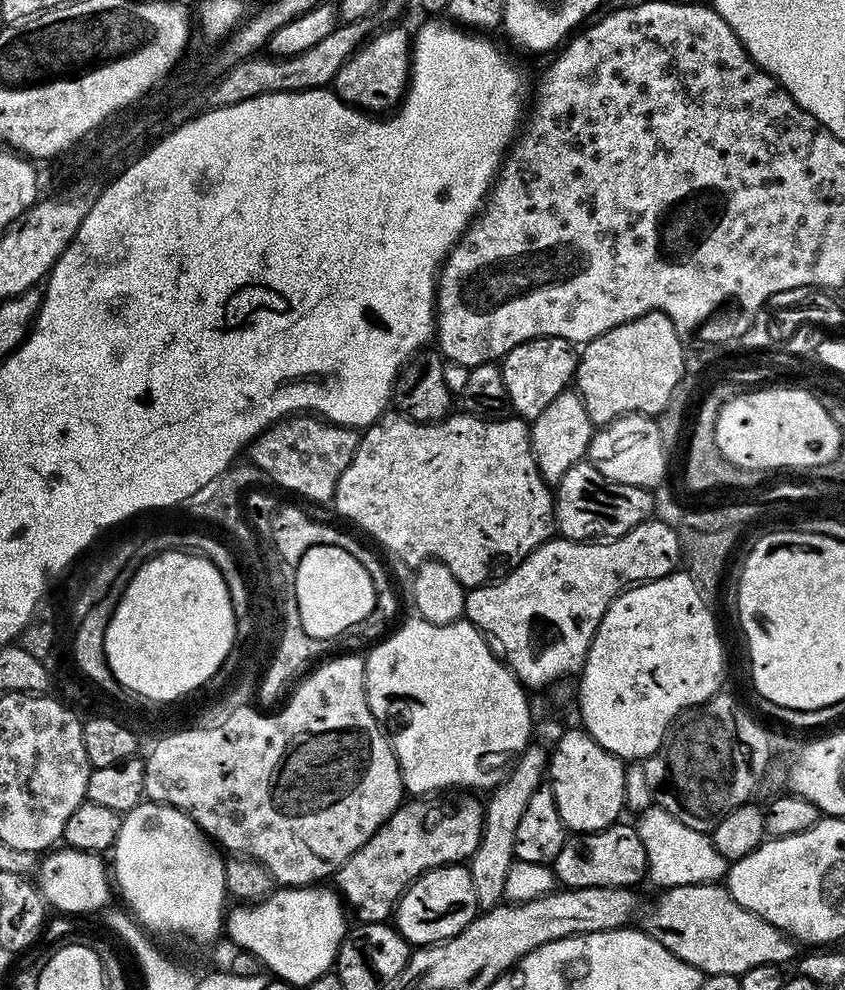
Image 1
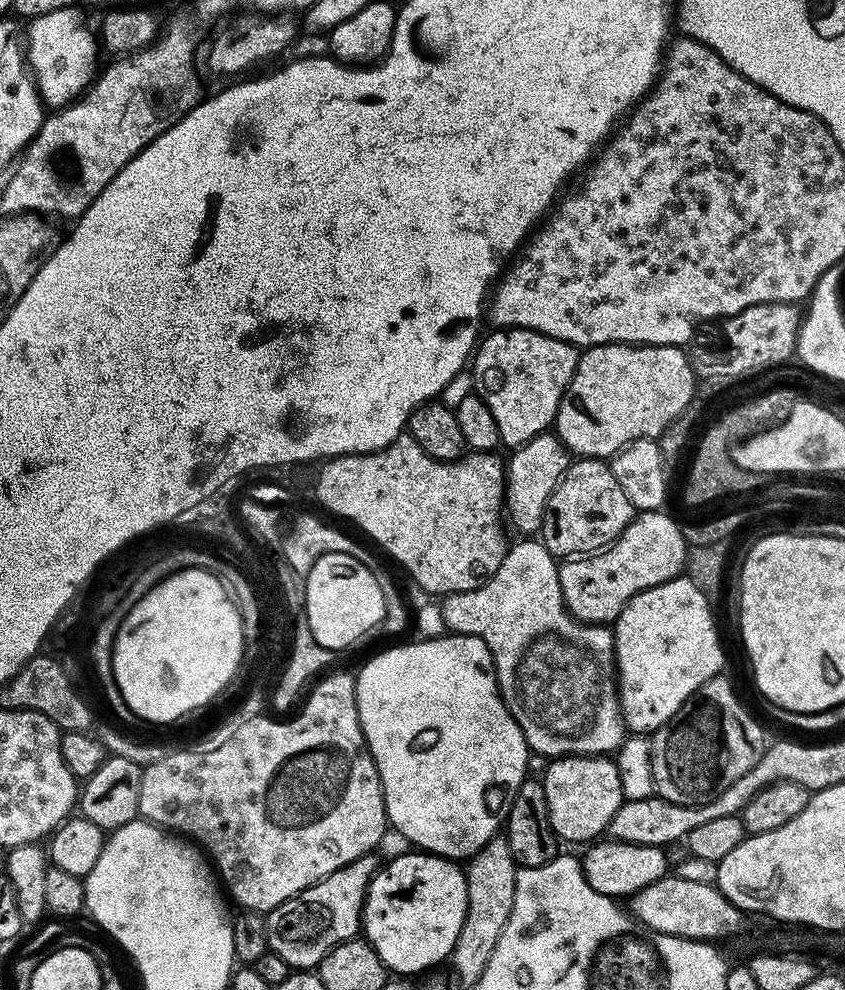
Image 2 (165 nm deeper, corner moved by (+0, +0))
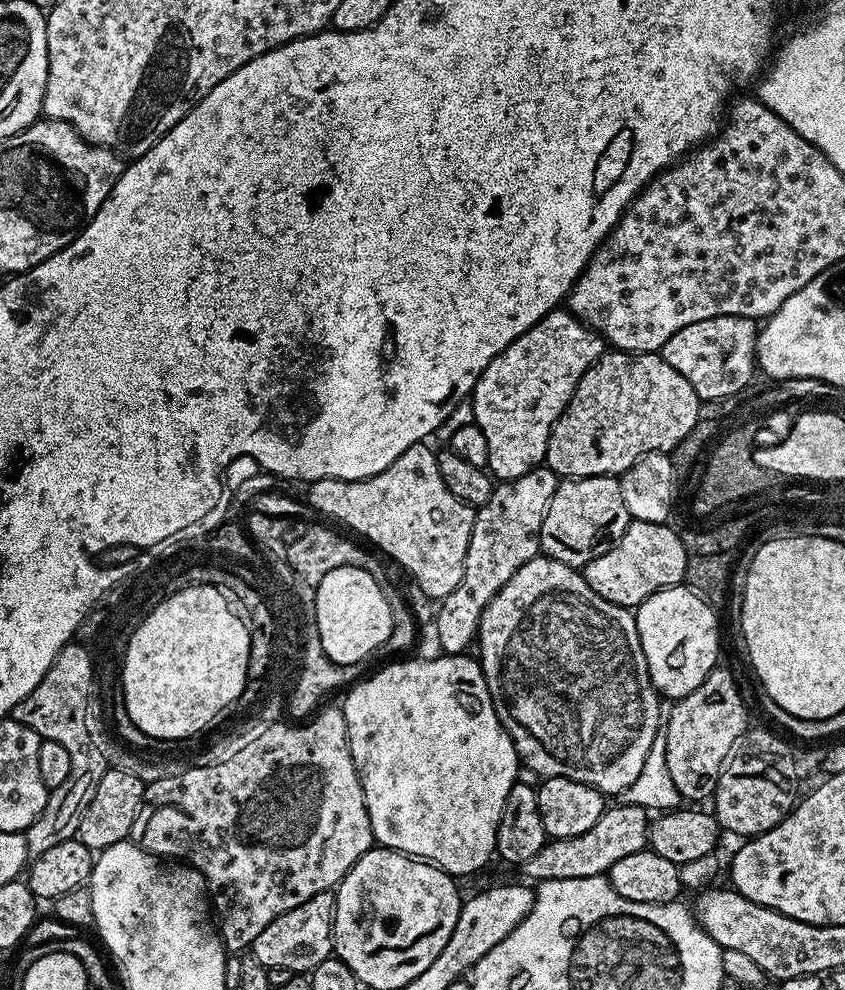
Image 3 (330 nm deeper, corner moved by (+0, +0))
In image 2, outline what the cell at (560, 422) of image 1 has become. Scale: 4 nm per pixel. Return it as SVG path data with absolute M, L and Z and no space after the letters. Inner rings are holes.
M549 430L530 438L530 442L521 444L519 448L511 453L512 457L507 457L504 470L504 510L503 515L507 523L524 538L532 538L537 535L544 521L546 506L550 502L550 494L560 485L560 479L566 474L570 463L570 453L568 447L556 437L555 431Z

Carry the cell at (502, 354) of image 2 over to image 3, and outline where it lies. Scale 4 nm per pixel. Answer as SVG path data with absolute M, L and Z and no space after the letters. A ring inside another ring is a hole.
M567 310L548 312L538 323L530 326L526 334L514 338L502 354L498 354L482 370L472 388L472 418L486 438L489 458L487 471L497 481L520 478L530 470L541 467L548 455L548 439L560 415L566 410L582 374L606 351L606 341L599 332L589 328L584 321Z

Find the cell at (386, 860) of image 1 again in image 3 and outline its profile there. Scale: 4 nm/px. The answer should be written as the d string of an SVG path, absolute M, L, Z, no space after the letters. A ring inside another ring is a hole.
M331 891L314 894L302 906L294 906L294 910L286 910L262 934L258 934L252 943L251 955L267 970L279 970L287 974L308 974L318 962L333 955L332 919L334 918L335 895Z

